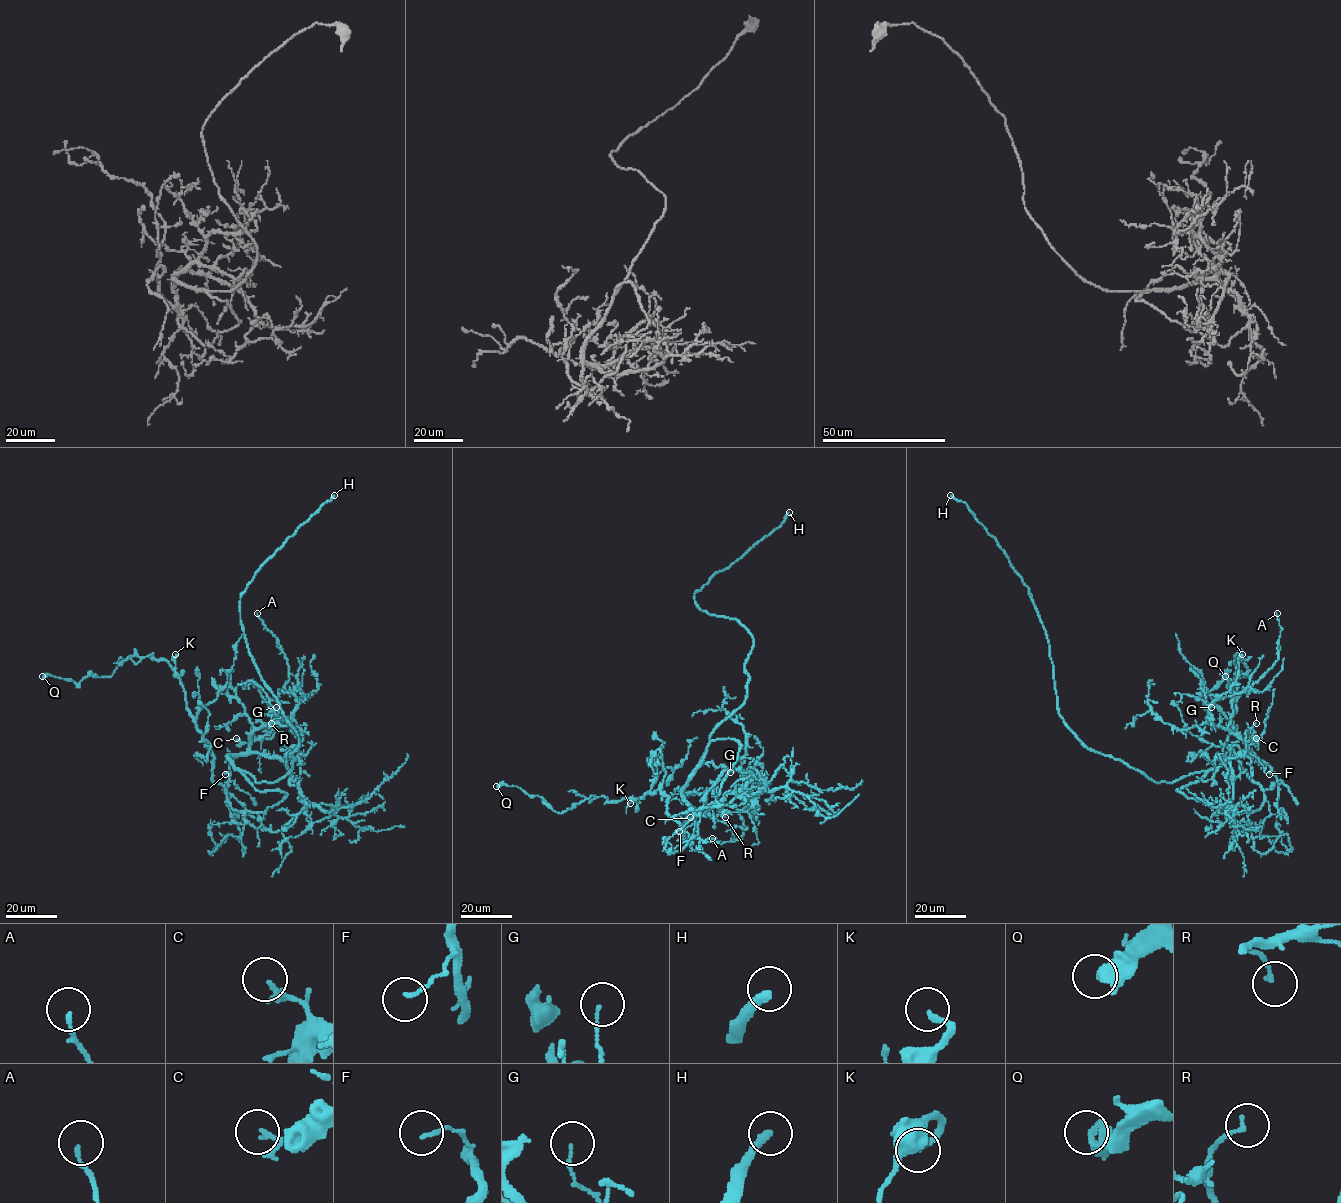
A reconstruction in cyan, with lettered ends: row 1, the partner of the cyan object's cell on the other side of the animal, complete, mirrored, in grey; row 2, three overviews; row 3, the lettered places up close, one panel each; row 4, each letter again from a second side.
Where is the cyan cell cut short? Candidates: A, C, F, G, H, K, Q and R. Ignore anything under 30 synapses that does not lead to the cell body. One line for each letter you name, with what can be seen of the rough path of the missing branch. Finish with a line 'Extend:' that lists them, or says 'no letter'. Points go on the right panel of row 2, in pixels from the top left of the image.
K: Course of what is missing: (1242, 654), (1254, 639), (1247, 601), (1249, 588), (1244, 584)
Extend: H, K

